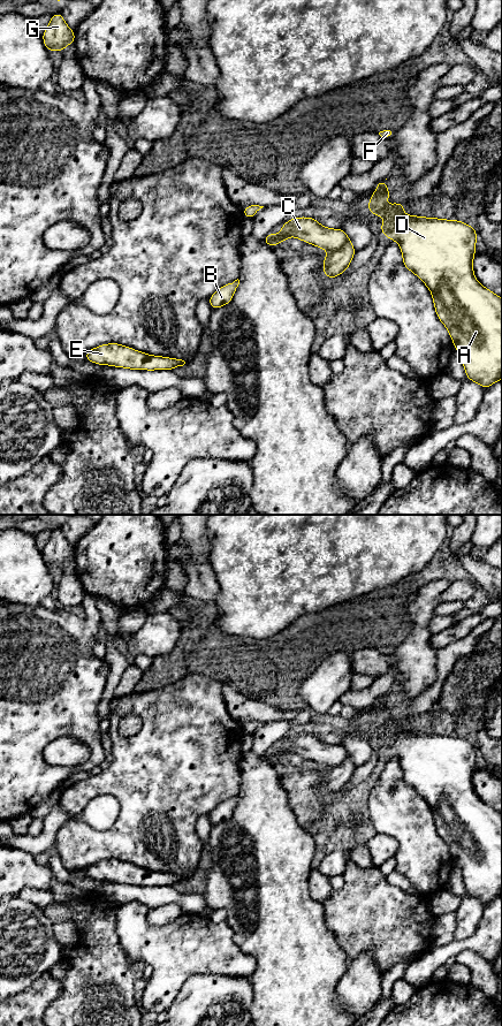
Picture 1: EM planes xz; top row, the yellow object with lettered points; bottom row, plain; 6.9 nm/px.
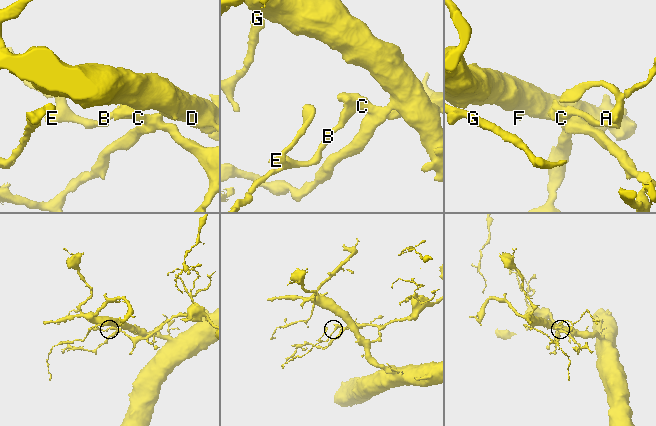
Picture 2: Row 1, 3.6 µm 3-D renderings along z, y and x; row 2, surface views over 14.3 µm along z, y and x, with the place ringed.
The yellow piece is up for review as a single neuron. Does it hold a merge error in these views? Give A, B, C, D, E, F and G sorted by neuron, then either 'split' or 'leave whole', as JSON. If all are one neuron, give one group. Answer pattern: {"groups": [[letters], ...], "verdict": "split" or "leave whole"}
{"groups": [["A", "D", "F", "G"], ["B", "C", "E"]], "verdict": "split"}

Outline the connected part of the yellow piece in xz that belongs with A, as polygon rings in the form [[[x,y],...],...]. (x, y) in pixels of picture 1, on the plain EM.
[[[386,696],[379,697],[376,701],[376,706],[367,719],[371,730],[385,732],[381,739],[382,751],[400,760],[403,781],[413,788],[431,806],[436,831],[447,843],[455,860],[455,866],[462,871],[467,896],[478,898],[484,905],[487,905],[502,895],[502,815],[480,800],[474,792],[472,778],[476,769],[477,746],[457,736],[404,731],[402,719],[380,723],[381,719],[389,715],[390,709],[386,702]]]

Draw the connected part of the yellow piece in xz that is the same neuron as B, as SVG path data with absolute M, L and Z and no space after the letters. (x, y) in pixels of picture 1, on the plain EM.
M237 795L234 798L225 800L222 804L218 805L208 814L212 826L219 824L219 823L230 819L238 800L239 800L239 796Z

